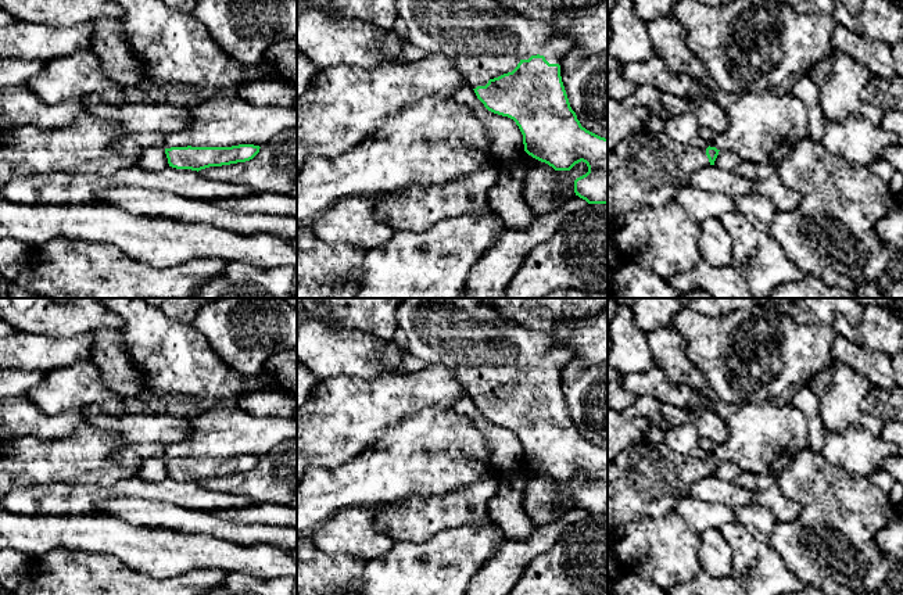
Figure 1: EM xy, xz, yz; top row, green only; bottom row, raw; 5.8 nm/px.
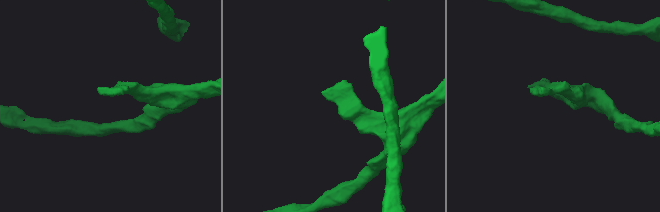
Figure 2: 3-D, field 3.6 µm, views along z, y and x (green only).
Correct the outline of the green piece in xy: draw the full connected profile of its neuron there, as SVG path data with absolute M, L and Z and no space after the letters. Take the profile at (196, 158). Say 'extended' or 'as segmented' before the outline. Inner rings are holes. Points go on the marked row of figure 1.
as segmented; M239 144L232 147L171 147L165 148L168 164L176 169L201 171L252 159L259 146Z

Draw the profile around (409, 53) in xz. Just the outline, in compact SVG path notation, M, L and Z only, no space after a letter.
M404 40L401 50L401 62L412 62L427 51Z

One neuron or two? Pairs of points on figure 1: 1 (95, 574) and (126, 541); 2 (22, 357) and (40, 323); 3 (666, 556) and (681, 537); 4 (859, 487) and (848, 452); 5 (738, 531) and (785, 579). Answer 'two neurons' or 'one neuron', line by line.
1: two neurons
2: two neurons
3: one neuron
4: two neurons
5: one neuron

